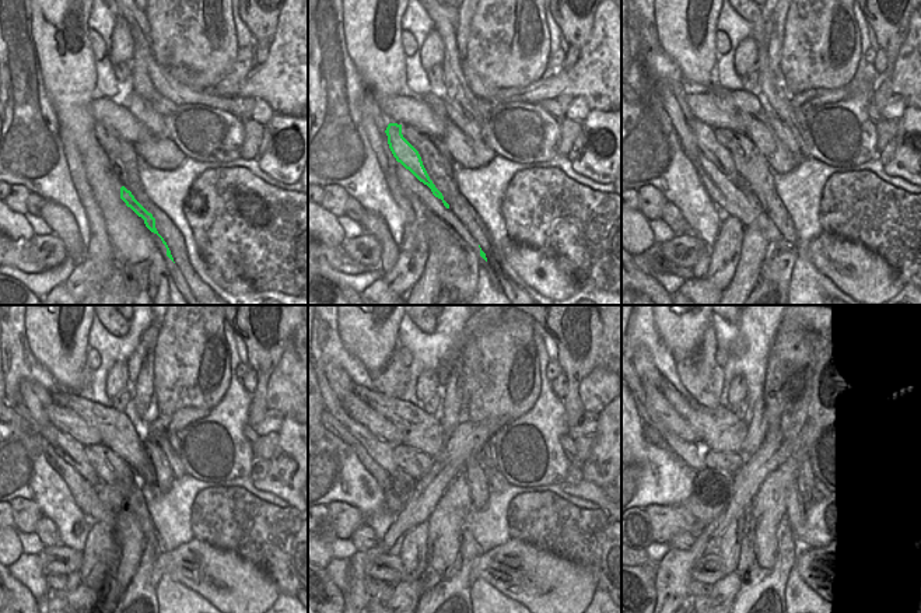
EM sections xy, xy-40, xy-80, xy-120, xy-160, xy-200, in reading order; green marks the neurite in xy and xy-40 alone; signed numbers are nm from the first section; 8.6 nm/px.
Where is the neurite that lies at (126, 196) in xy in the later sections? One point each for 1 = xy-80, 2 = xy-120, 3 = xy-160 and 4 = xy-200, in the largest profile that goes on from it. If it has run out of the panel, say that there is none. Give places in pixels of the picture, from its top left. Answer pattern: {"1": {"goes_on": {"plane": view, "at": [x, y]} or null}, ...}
{"1": {"goes_on": {"plane": "xy-80", "at": [708, 146]}}, "2": {"goes_on": {"plane": "xy-120", "at": [73, 452]}}, "3": {"goes_on": {"plane": "xy-160", "at": [381, 451]}}, "4": {"goes_on": {"plane": "xy-200", "at": [689, 452]}}}

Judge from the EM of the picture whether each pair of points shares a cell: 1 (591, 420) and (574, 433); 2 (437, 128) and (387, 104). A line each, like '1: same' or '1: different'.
1: same
2: same

